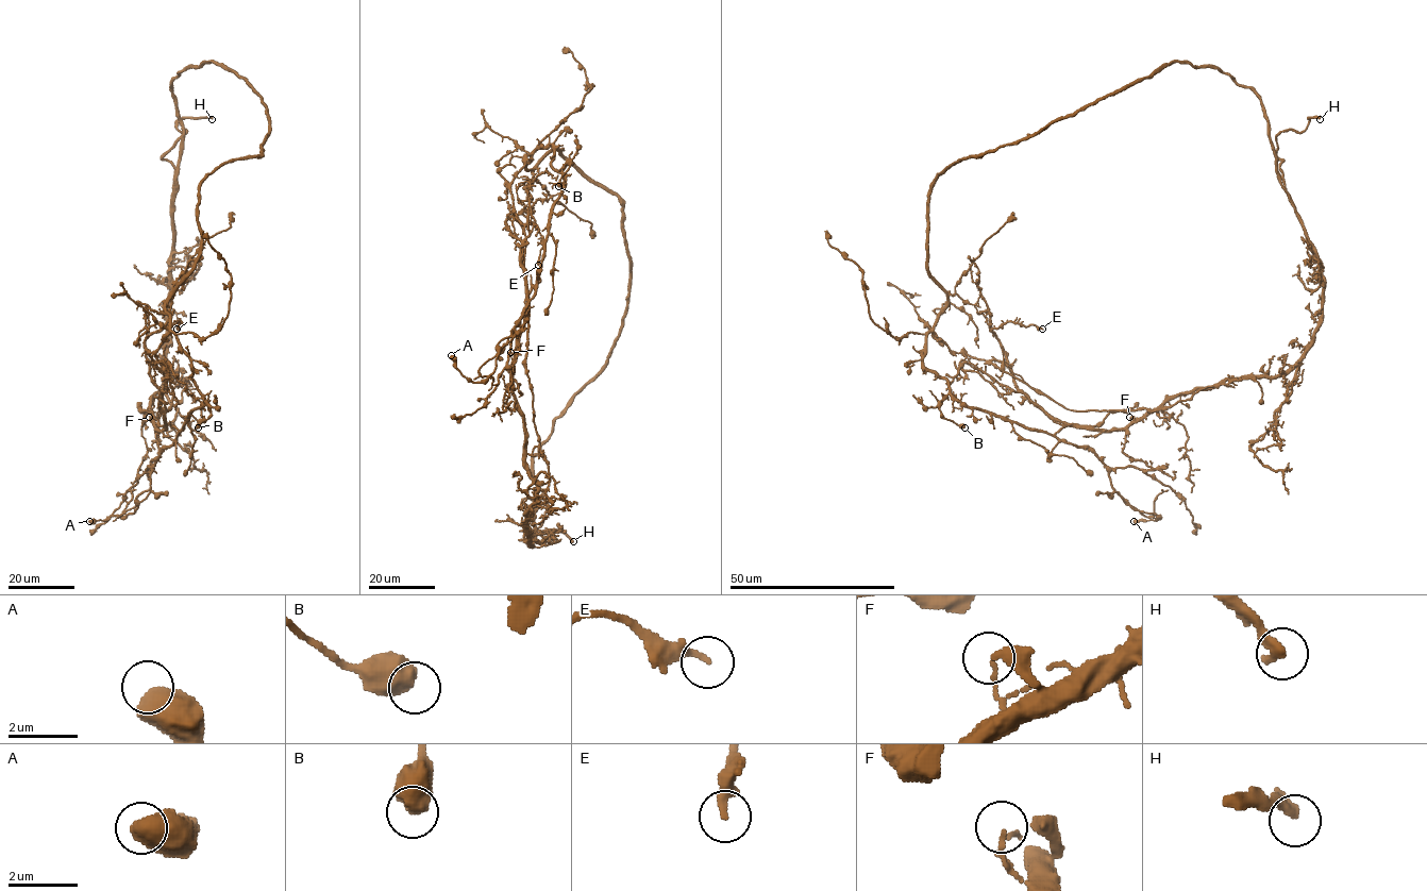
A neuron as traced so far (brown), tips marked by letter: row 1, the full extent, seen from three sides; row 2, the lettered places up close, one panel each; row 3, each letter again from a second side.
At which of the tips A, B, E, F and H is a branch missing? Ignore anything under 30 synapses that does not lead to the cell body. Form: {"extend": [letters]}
{"extend": ["H"]}

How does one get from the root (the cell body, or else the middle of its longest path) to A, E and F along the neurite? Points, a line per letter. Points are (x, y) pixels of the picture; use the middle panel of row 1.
A: (532, 402), (530, 455), (513, 332), (485, 380), (451, 355)
E: (532, 402), (530, 455), (511, 382), (526, 312), (521, 242), (505, 222), (516, 214), (542, 237), (538, 265)
F: (532, 402), (539, 446), (530, 455), (525, 452), (523, 417), (513, 391), (510, 352)

